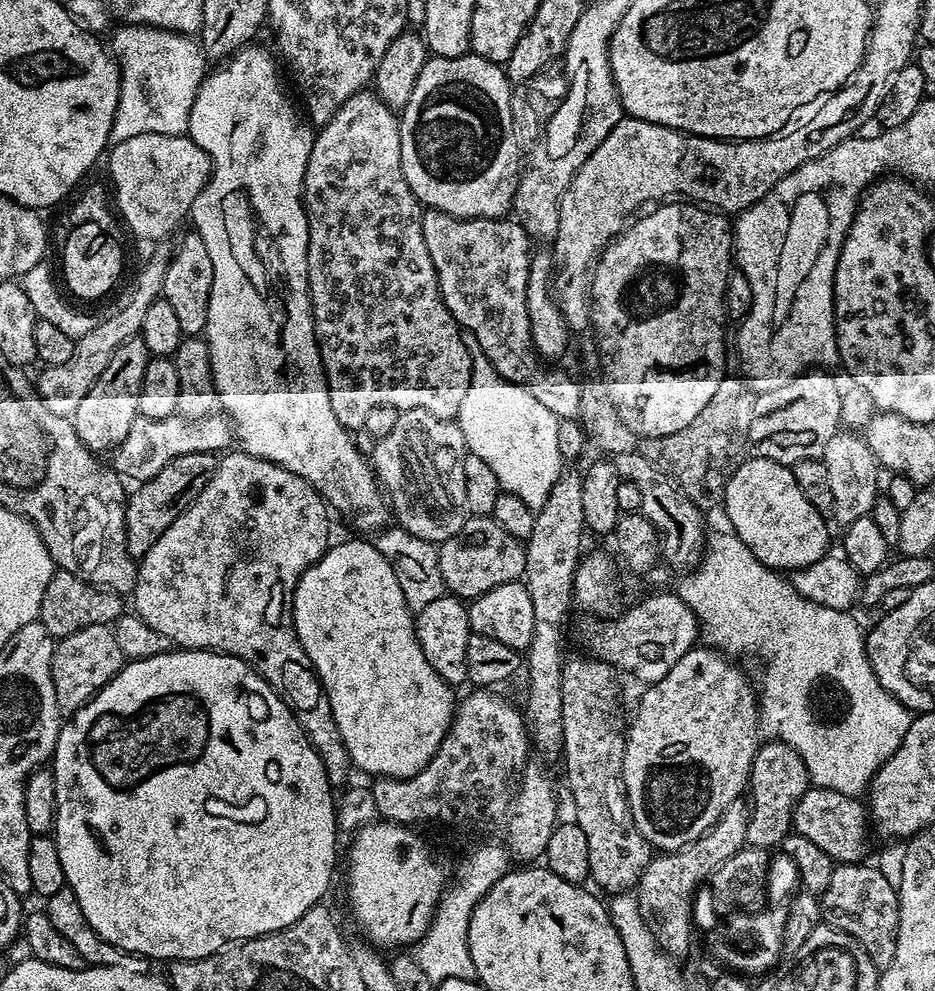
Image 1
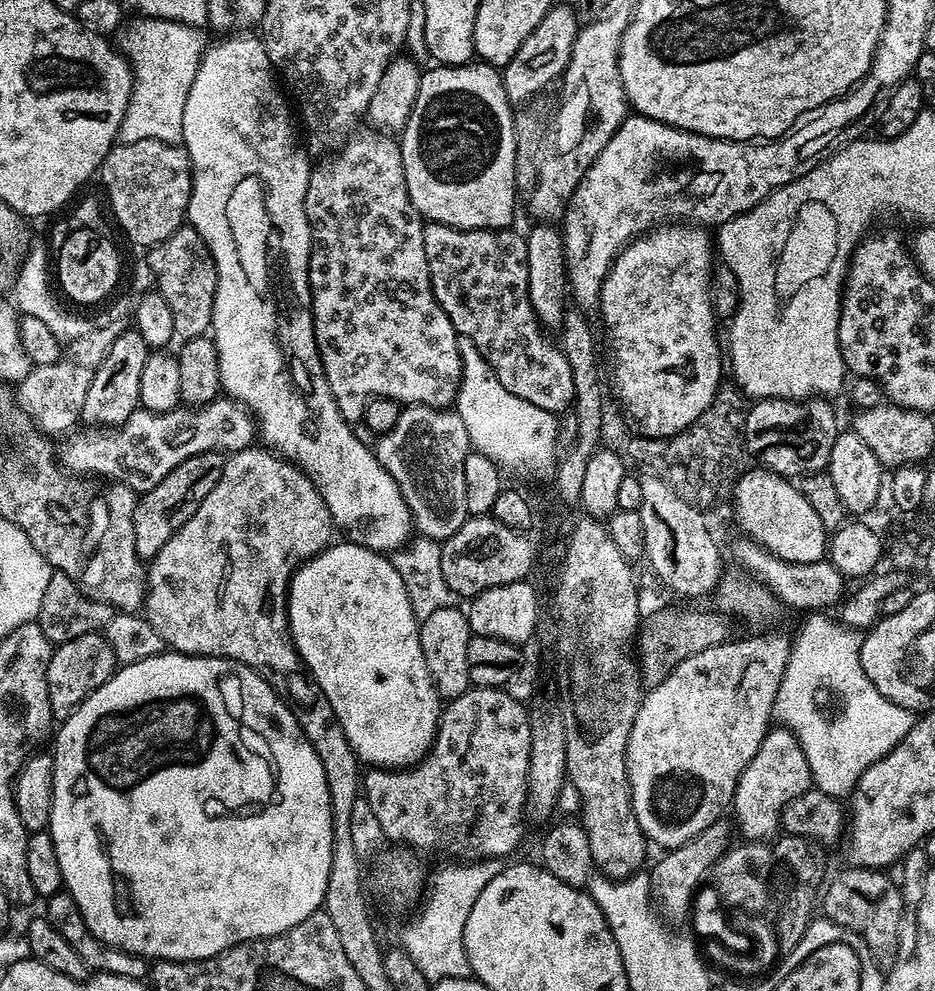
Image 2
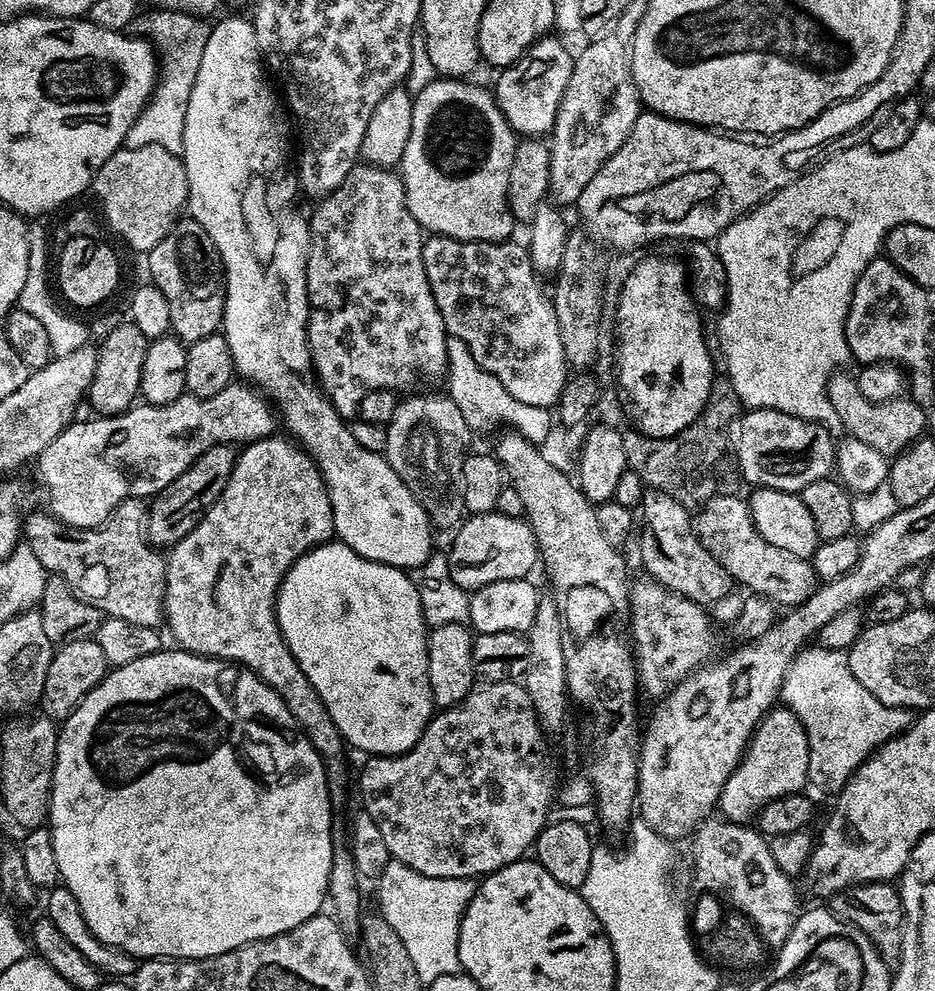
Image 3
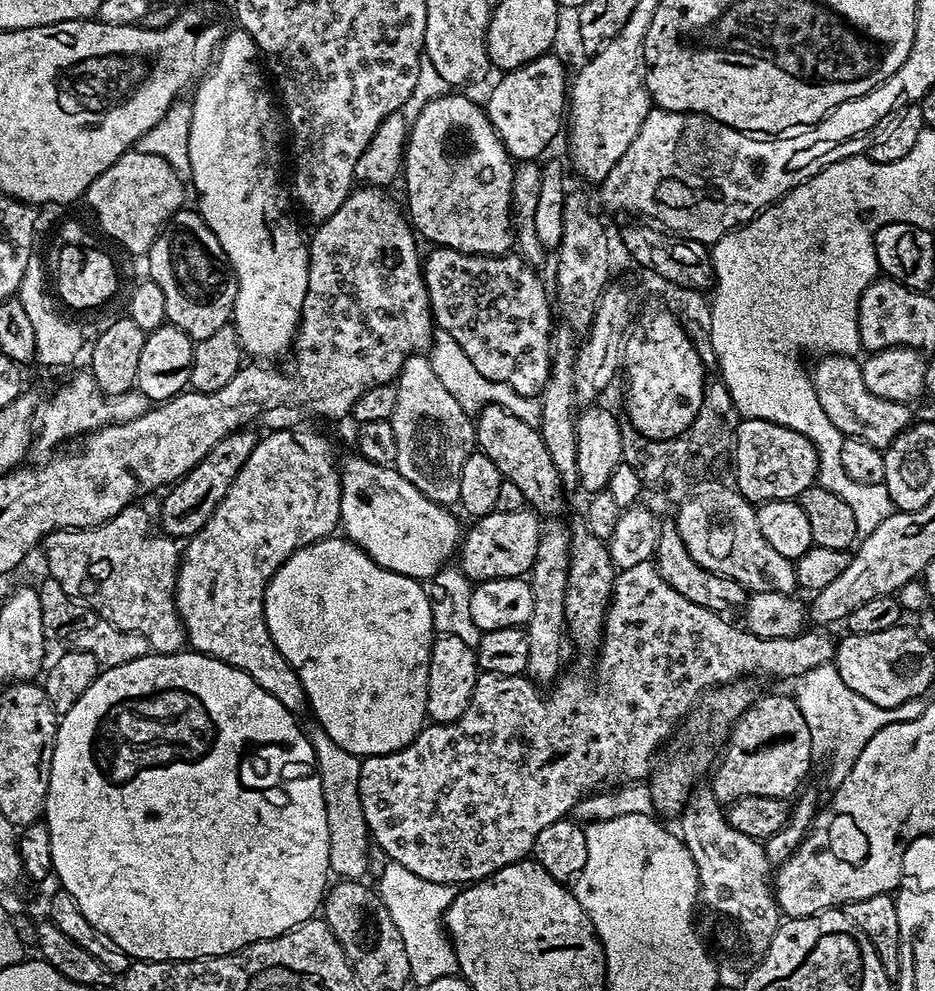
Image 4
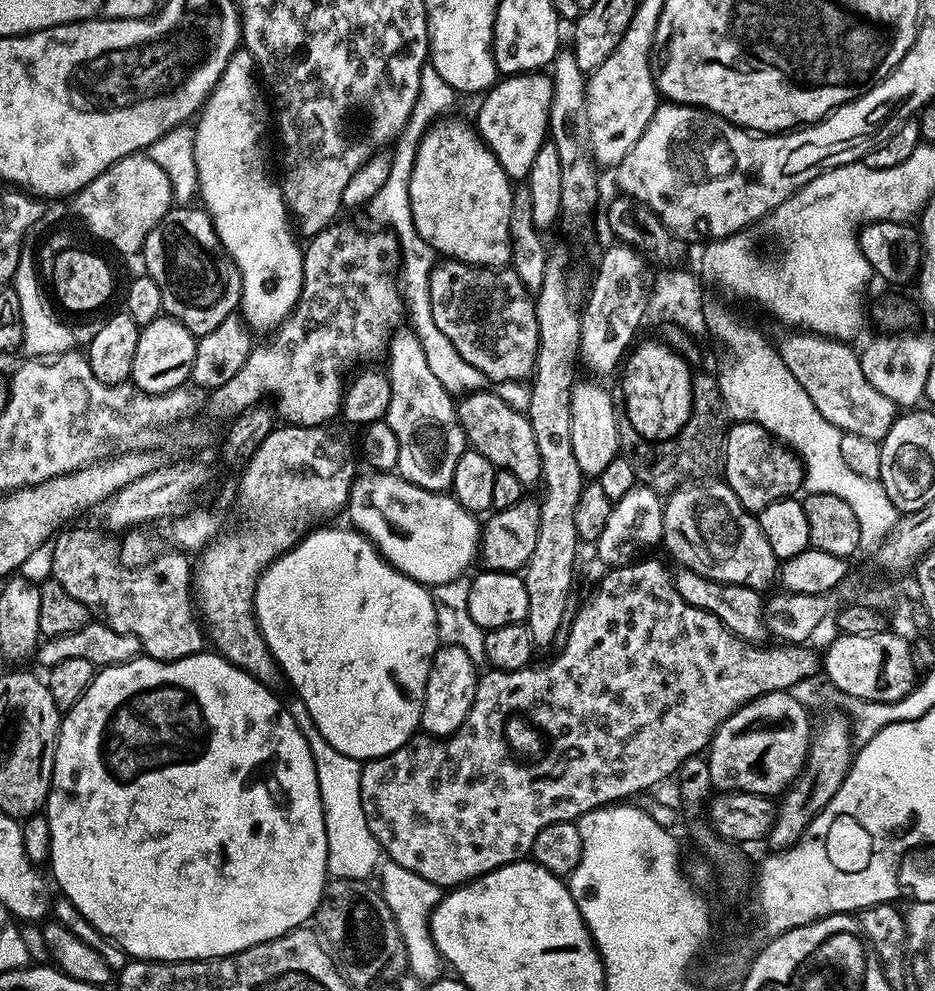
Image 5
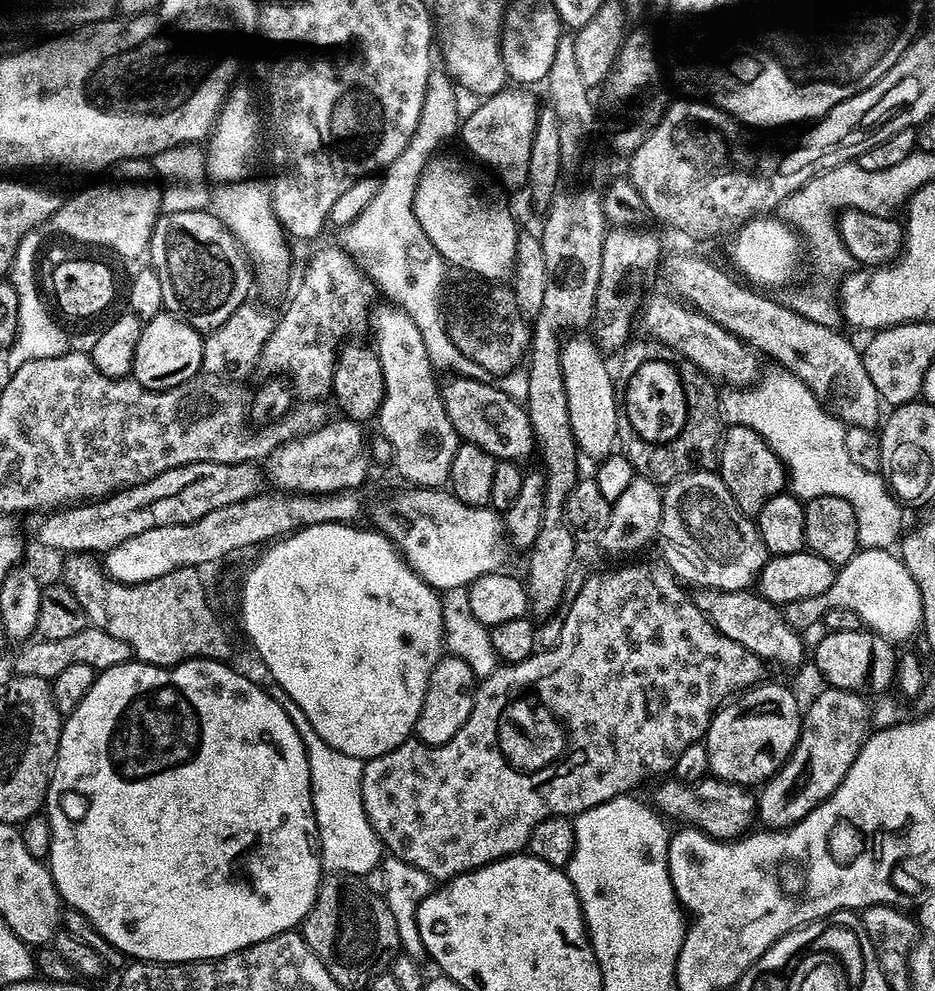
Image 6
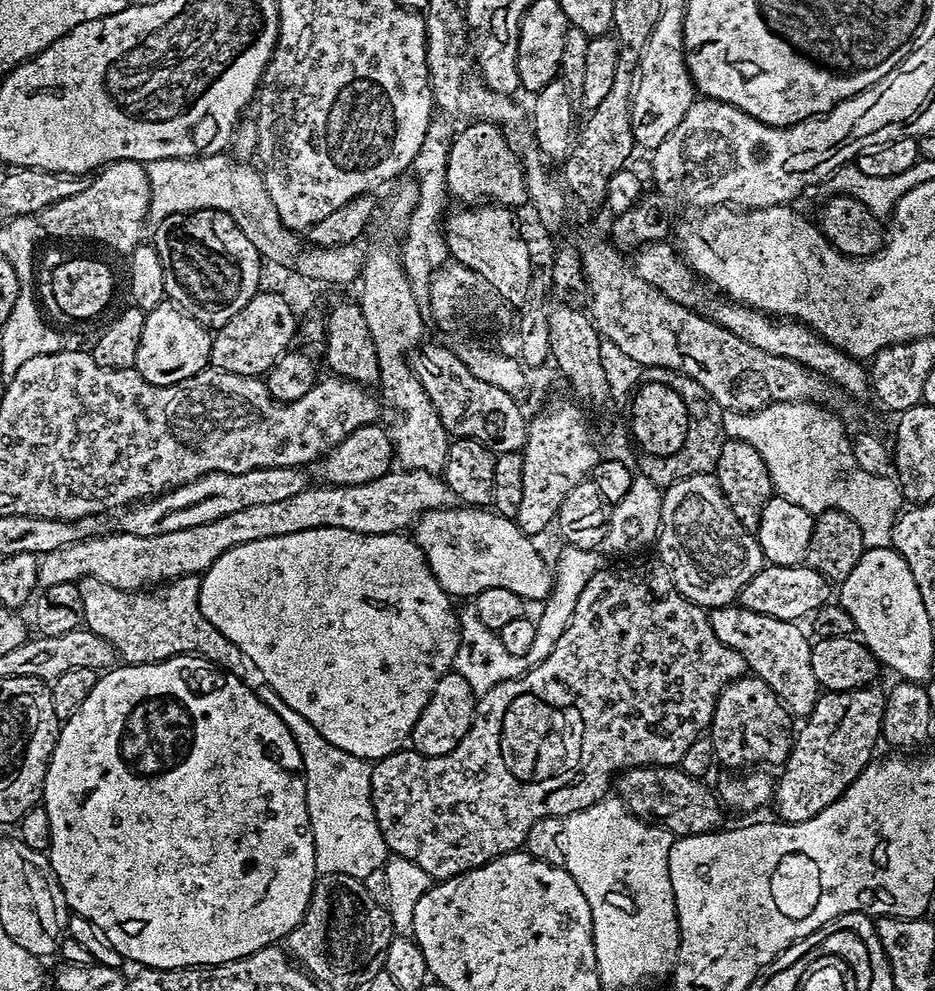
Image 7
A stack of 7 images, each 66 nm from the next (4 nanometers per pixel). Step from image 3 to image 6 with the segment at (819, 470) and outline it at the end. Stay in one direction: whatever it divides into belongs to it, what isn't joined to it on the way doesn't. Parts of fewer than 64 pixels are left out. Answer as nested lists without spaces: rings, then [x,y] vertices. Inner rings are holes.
[[[737,424],[723,433],[718,453],[718,475],[722,482],[726,482],[726,490],[730,490],[736,505],[746,516],[753,518],[759,517],[762,506],[766,506],[770,498],[781,495],[786,488],[784,463],[757,432]]]

